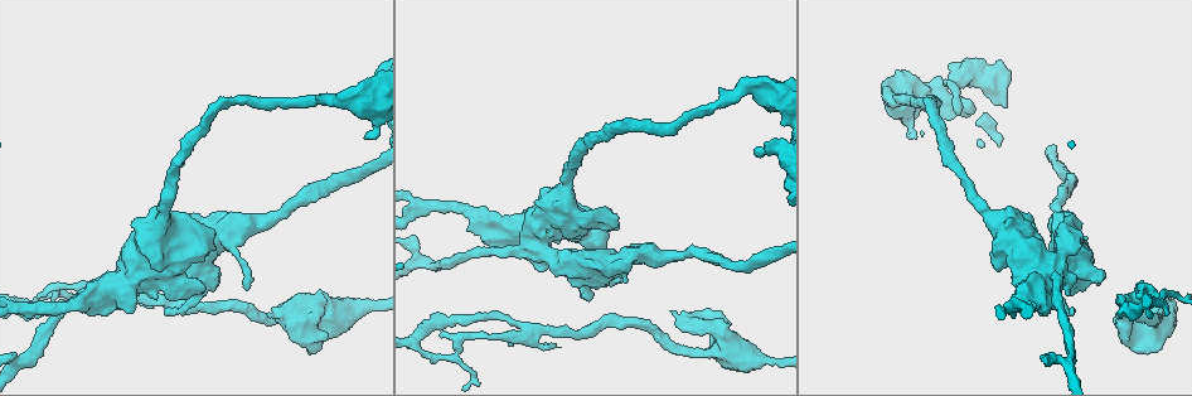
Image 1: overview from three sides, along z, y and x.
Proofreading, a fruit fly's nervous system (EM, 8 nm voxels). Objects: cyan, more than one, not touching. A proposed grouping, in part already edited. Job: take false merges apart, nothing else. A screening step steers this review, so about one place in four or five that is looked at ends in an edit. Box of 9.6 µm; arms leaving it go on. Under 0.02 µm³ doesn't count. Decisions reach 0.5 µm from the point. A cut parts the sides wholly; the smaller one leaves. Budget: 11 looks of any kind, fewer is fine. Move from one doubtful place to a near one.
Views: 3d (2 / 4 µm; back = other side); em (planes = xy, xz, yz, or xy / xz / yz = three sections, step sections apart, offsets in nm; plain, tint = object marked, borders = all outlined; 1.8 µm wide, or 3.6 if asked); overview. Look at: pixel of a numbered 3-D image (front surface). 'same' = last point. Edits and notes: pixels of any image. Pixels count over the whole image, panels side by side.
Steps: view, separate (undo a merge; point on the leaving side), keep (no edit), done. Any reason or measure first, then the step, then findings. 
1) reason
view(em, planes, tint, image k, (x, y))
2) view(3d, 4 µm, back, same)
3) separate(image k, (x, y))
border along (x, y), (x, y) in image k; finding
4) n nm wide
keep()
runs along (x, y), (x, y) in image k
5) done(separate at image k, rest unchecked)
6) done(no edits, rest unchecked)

three arms meet
view(em, yz, step 4, tint, image 1, (526, 329))

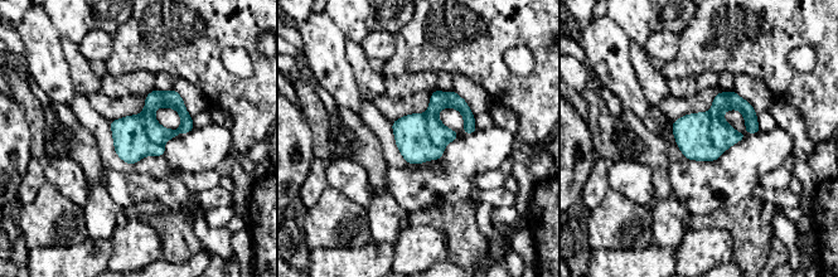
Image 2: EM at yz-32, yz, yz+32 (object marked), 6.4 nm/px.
view(em, planes, tint, same)

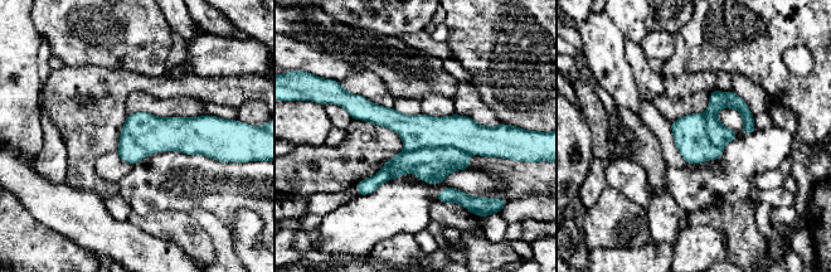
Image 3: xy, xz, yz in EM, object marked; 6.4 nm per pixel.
280 nm wide
separate(image 3, (431, 165))
border along (404, 149), (460, 149), (469, 155) in image 3; a second cell is stuck on

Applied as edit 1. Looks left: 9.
view(overview)

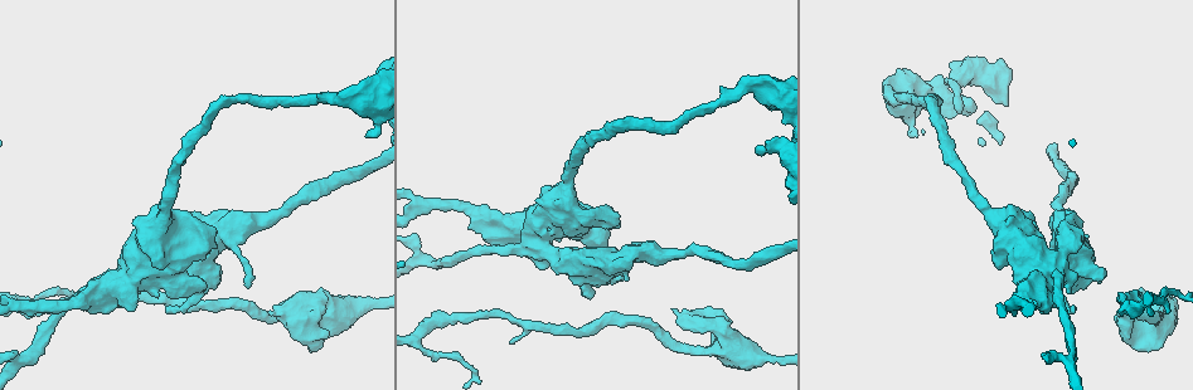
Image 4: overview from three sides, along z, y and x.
thick turns thin
view(em, 3.6 µm, planes, plain, image 4, (727, 338))

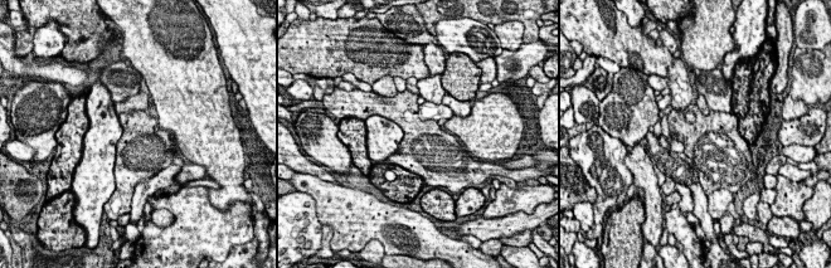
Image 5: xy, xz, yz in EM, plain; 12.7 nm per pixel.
view(em, 3.6 µm, planes, tint, same)

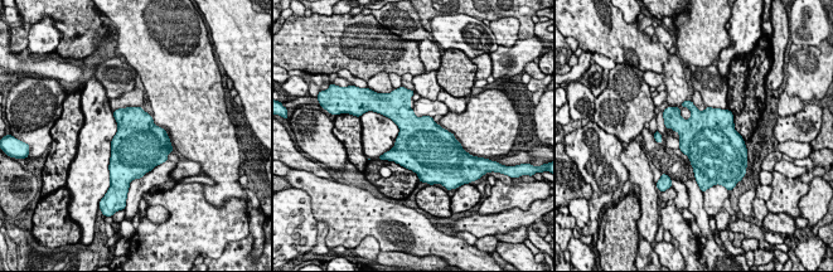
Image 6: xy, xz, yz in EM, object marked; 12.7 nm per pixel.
keep()
continuous, no second cell

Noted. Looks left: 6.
side arm on a straight run
view(em, yz, step 4, tint, image 4, (1013, 308))

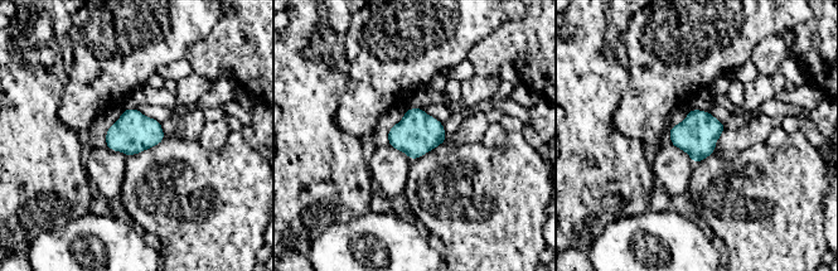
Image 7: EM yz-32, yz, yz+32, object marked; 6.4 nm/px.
cut it another way
view(em, planes, tint, same)

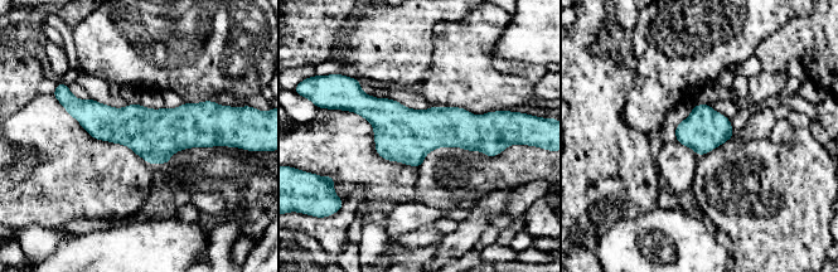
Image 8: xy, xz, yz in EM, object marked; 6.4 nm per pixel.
280 nm wide
keep()
runs along (68, 107), (143, 130), (213, 130) in image 8; all the same cell

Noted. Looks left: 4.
done(separate at image 3, rest unchecked)

